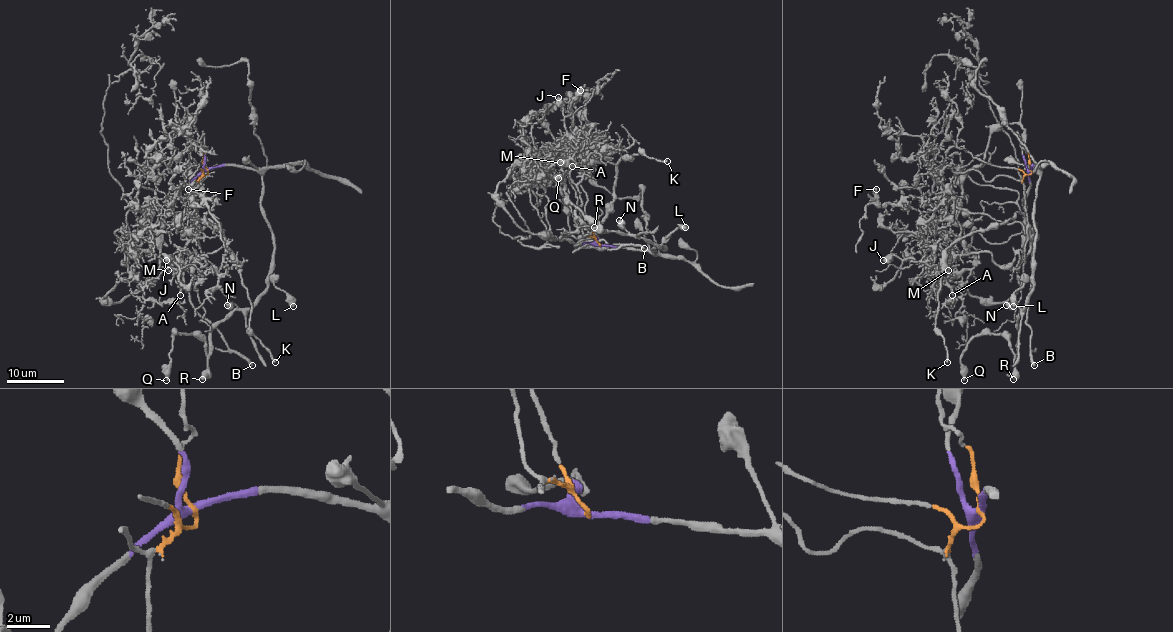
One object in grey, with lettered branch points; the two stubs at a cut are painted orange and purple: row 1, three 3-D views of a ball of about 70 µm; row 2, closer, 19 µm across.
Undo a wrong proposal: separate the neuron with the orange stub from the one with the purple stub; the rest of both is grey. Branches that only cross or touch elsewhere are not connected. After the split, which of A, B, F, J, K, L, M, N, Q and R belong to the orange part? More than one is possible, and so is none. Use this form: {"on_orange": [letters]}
{"on_orange": ["A", "B", "F", "J", "M"]}

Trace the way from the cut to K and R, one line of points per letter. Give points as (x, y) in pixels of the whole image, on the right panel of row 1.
K: (1030, 171), (1024, 211), (986, 231), (958, 238), (944, 252), (935, 331), (944, 341), (947, 362)
R: (1030, 171), (1033, 165), (1039, 175), (1033, 289), (1017, 318), (1017, 355), (1013, 380)

